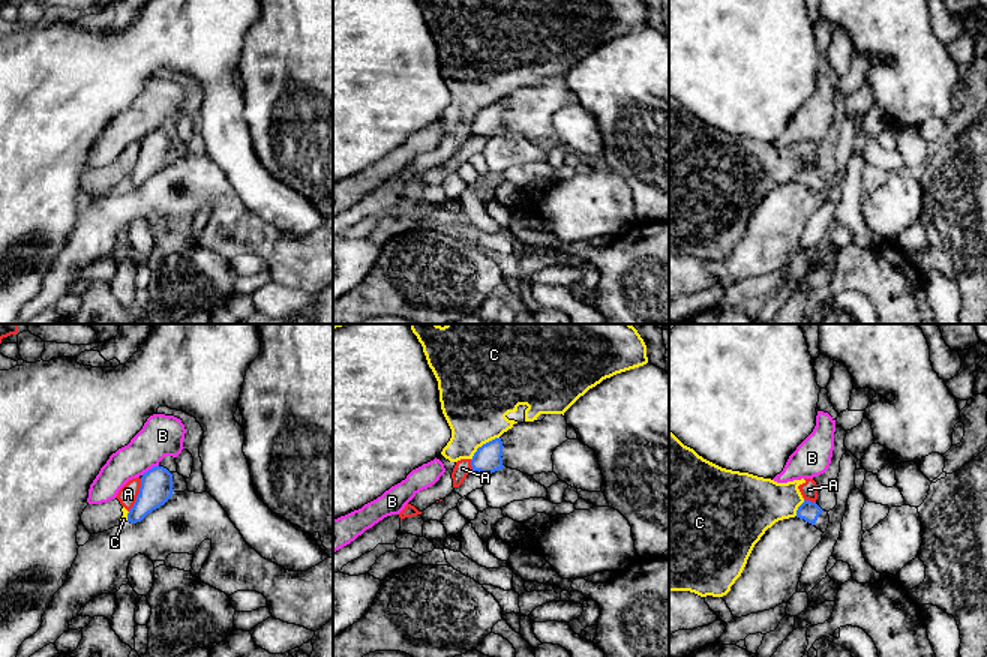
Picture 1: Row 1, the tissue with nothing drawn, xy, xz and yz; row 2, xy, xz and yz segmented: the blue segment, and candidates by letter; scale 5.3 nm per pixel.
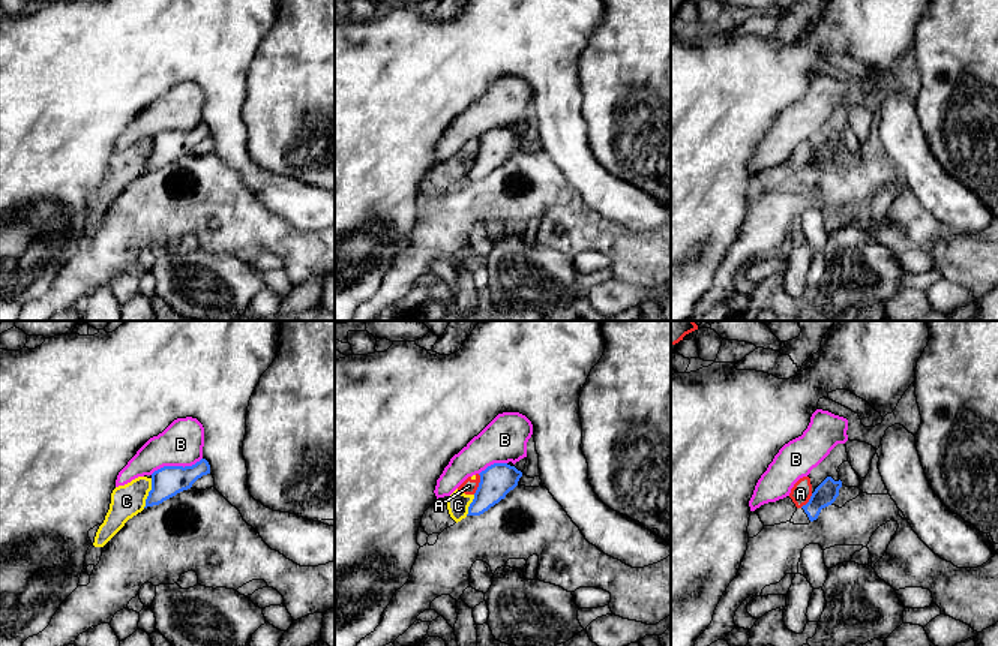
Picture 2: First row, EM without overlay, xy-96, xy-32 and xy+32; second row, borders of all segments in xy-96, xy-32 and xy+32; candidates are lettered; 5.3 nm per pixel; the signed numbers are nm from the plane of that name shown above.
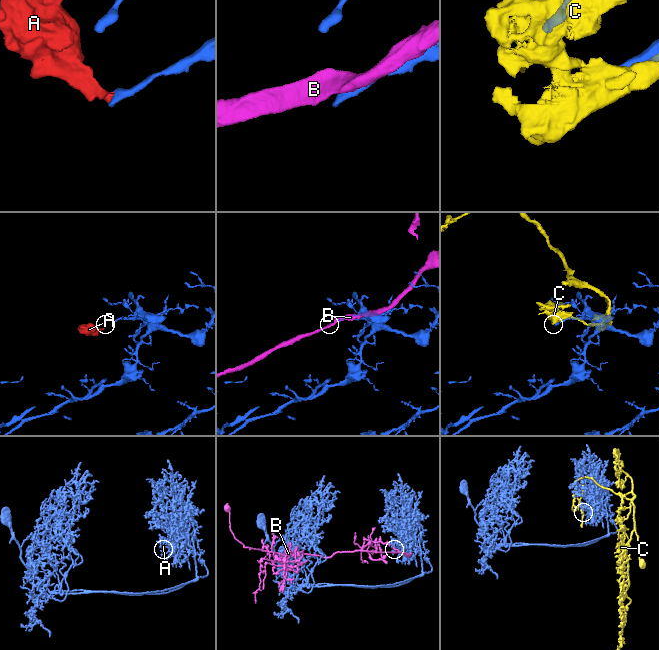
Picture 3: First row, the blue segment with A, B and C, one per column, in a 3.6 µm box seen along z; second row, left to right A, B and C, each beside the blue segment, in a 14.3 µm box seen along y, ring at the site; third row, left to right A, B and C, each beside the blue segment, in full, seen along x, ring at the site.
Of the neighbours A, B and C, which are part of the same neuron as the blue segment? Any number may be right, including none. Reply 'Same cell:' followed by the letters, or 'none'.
Same cell: none

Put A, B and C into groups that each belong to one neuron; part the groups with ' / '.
A C / B

